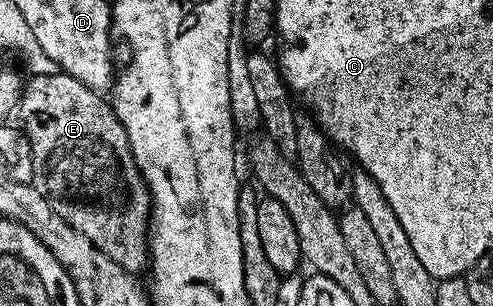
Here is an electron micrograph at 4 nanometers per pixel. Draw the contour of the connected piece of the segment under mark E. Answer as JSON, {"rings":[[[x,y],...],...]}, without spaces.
{"rings":[[[62,72],[49,75],[31,74],[18,95],[17,114],[23,117],[21,130],[27,139],[27,143],[31,145],[31,167],[35,173],[39,191],[51,201],[53,212],[57,212],[57,216],[61,216],[61,220],[65,220],[70,226],[77,228],[77,232],[81,232],[81,236],[89,236],[89,240],[93,240],[93,244],[97,244],[97,248],[101,248],[101,252],[105,252],[105,256],[109,256],[109,260],[121,264],[121,268],[125,268],[128,272],[146,271],[149,266],[151,193],[147,183],[143,180],[143,173],[140,172],[133,160],[133,152],[129,148],[129,136],[125,136],[125,128],[121,124],[121,120],[117,120],[110,101],[100,91],[89,88],[84,82],[68,74]]]}

